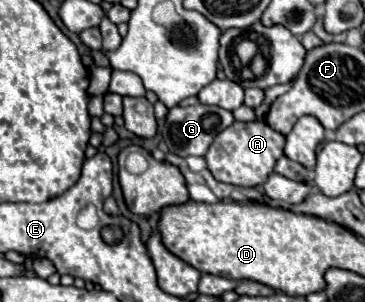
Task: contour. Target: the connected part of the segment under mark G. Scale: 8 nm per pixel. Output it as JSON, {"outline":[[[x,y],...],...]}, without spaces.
{"outline":[[[192,105],[192,107],[172,107],[166,115],[166,125],[162,129],[162,139],[168,145],[170,153],[188,157],[188,155],[204,155],[208,151],[208,145],[214,141],[218,131],[224,131],[228,125],[234,123],[234,117],[230,111],[212,107],[212,105]]]}

